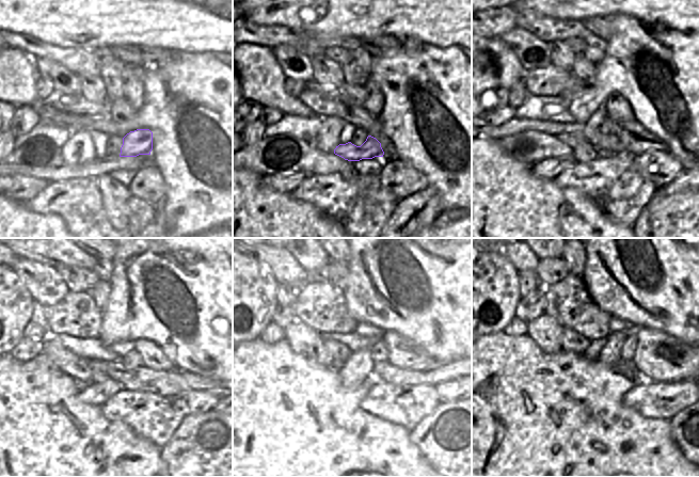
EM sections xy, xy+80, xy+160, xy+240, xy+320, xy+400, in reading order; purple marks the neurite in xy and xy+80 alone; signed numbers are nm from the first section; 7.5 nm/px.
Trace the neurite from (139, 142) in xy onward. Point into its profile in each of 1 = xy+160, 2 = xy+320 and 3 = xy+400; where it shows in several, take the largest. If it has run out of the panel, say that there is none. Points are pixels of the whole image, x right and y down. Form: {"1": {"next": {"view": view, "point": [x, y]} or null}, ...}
{"1": {"next": {"view": "xy+160", "point": [572, 141]}}, "2": {"next": {"view": "xy+320", "point": [304, 340]}}, "3": {"next": {"view": "xy+400", "point": [544, 330]}}}

